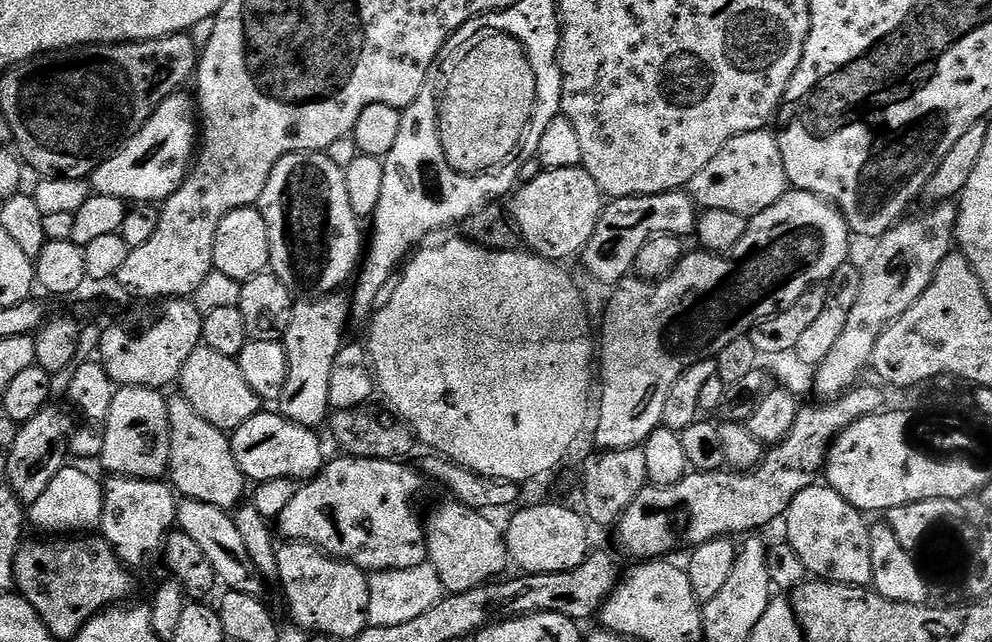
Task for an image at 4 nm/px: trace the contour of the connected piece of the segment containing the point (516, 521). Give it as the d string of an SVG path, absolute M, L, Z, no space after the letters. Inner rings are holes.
M547 502L540 505L520 506L511 513L508 527L503 530L509 561L529 576L558 574L582 566L590 554L588 528L590 524L579 511L564 504Z

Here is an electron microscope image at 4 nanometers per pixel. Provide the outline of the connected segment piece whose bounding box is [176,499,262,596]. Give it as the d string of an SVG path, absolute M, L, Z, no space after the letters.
M181 499L176 505L176 522L179 531L190 534L191 540L200 547L202 554L206 554L210 566L214 566L217 581L225 589L251 596L261 595L262 577L254 562L250 562L250 554L242 542L242 534L238 534L235 519L225 509L210 506L206 502Z

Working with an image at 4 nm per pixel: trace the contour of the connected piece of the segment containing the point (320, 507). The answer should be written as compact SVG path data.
M347 454L341 460L329 459L319 476L313 476L303 486L297 487L296 497L282 510L278 518L280 532L285 541L303 540L321 548L327 556L347 560L361 568L365 574L410 570L428 559L428 542L422 516L416 513L412 499L420 492L422 476L419 471L407 468L398 460L361 460Z

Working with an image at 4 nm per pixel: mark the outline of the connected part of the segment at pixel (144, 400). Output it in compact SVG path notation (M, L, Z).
M120 388L110 402L108 415L103 417L104 441L98 463L113 477L125 476L131 480L160 480L167 473L170 462L170 418L168 400L163 391L155 388Z

